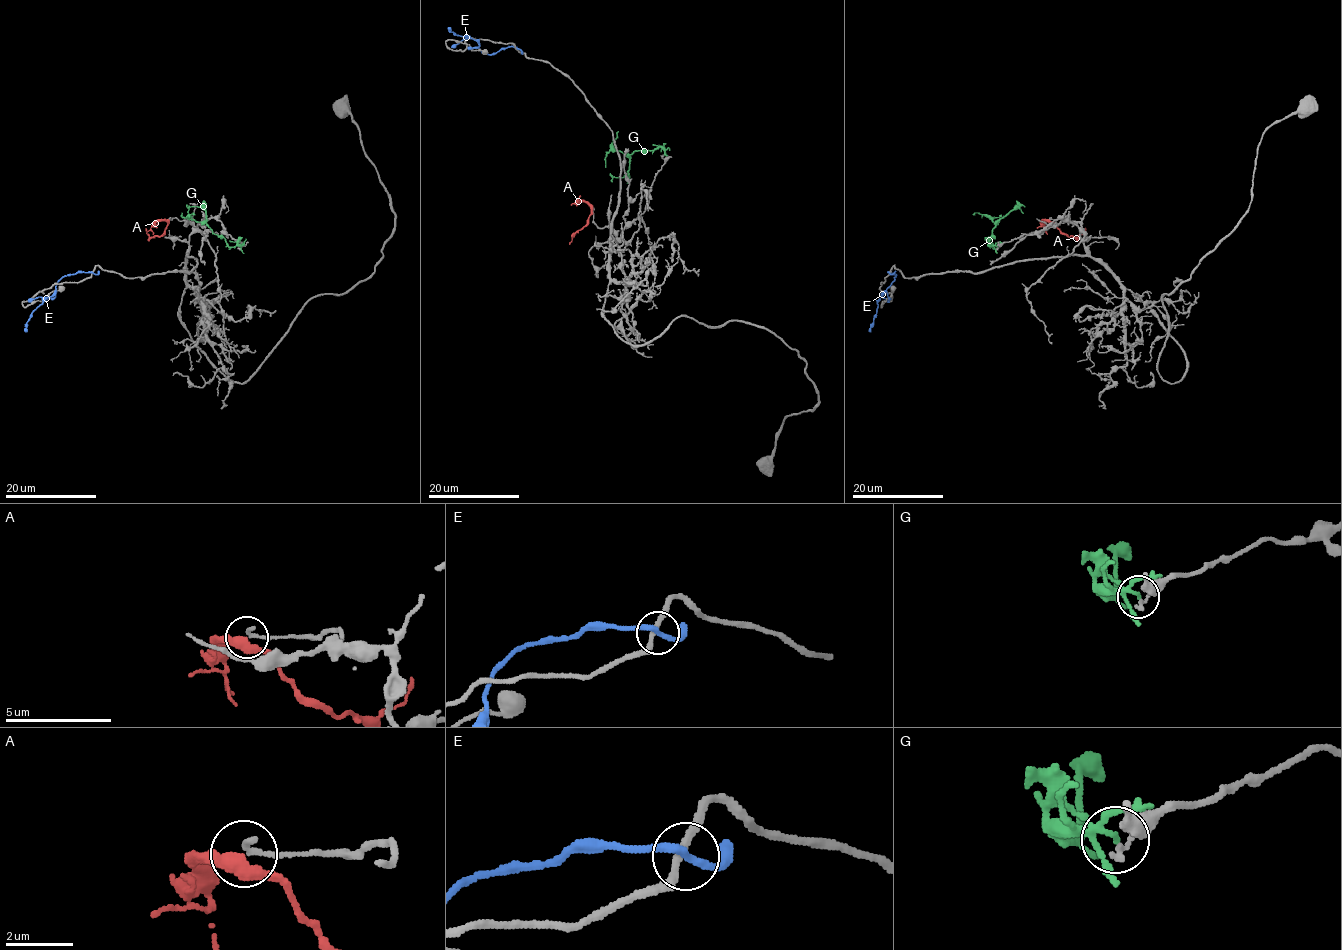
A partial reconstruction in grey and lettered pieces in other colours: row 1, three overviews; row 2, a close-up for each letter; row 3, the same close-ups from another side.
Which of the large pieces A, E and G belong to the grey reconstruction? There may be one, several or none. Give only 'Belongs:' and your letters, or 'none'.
Belongs: A

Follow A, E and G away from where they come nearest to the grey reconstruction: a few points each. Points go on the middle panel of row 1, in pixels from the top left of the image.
A: (592, 208), (584, 226), (569, 243)
E: (516, 48), (501, 48), (486, 54), (469, 36), (457, 35), (449, 27)
G: (663, 155), (665, 152), (660, 147), (634, 151), (629, 155), (626, 174), (614, 177), (612, 182)

